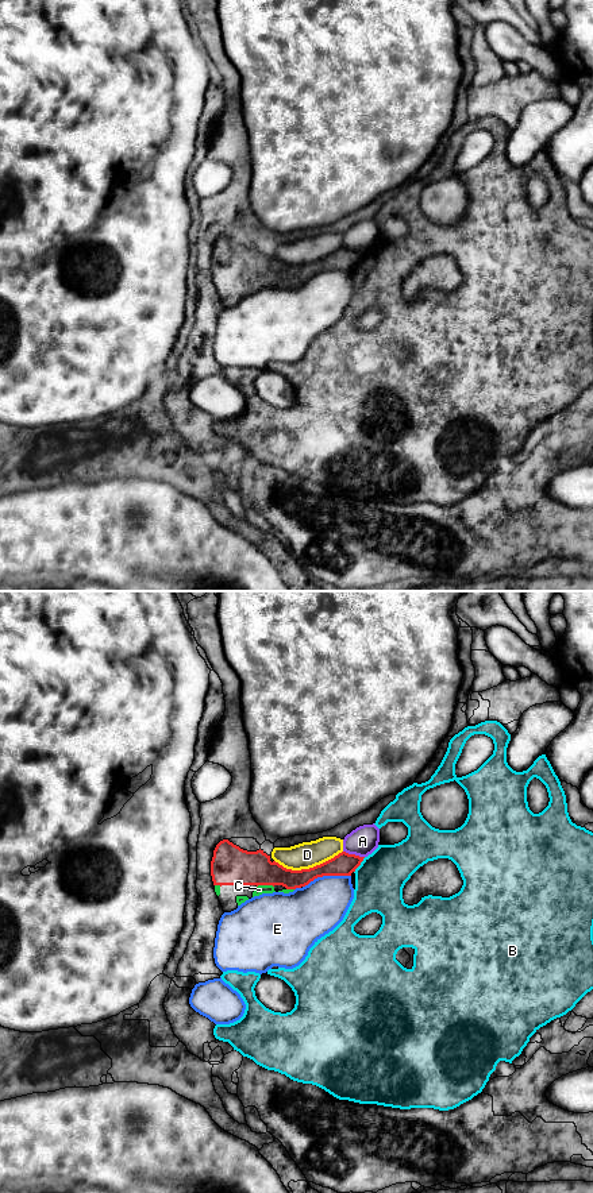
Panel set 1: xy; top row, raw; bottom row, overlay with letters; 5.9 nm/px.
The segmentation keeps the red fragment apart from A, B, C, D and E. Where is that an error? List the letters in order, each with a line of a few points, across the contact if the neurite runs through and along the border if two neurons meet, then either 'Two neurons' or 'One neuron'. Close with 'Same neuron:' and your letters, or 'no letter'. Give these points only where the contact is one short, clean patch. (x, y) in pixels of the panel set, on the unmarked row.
A: Two neurons
B: Two neurons
C: One neuron
D: Two neurons
E: Two neurons
Same neuron: C

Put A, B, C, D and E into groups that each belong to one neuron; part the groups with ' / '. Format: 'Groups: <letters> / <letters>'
Groups: A / B / C / D E

